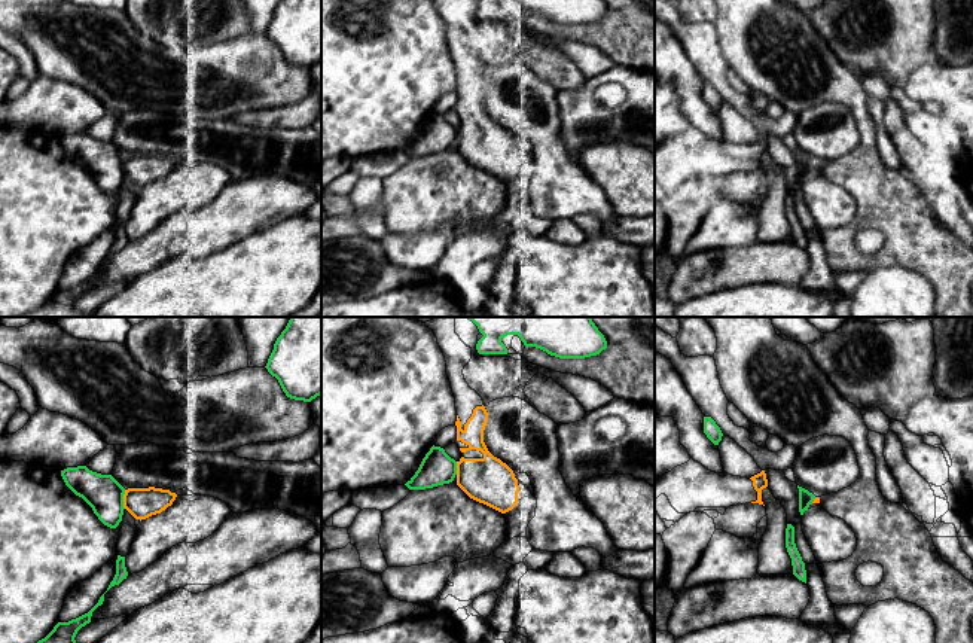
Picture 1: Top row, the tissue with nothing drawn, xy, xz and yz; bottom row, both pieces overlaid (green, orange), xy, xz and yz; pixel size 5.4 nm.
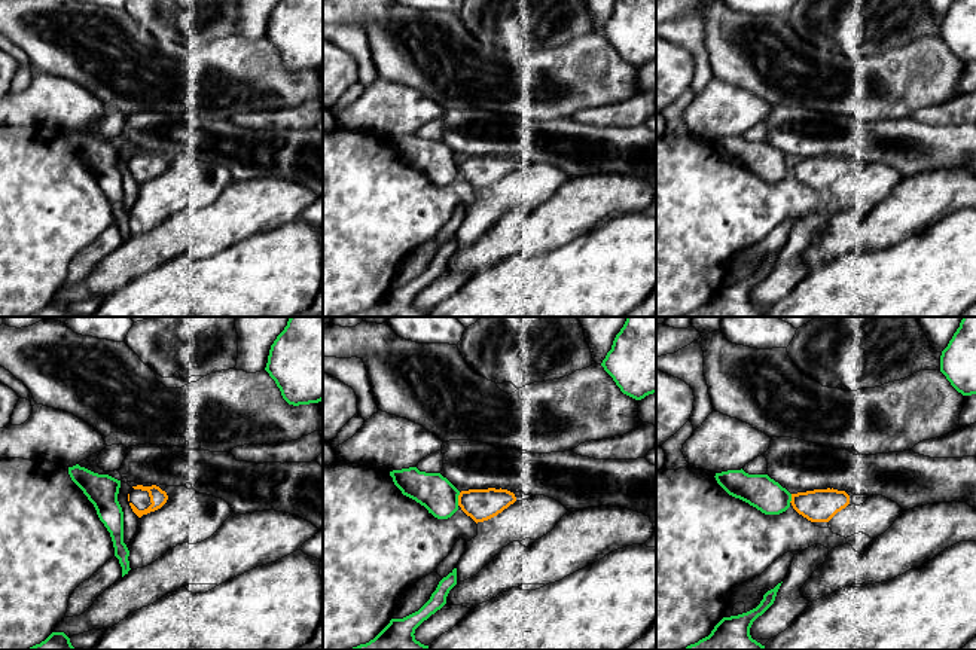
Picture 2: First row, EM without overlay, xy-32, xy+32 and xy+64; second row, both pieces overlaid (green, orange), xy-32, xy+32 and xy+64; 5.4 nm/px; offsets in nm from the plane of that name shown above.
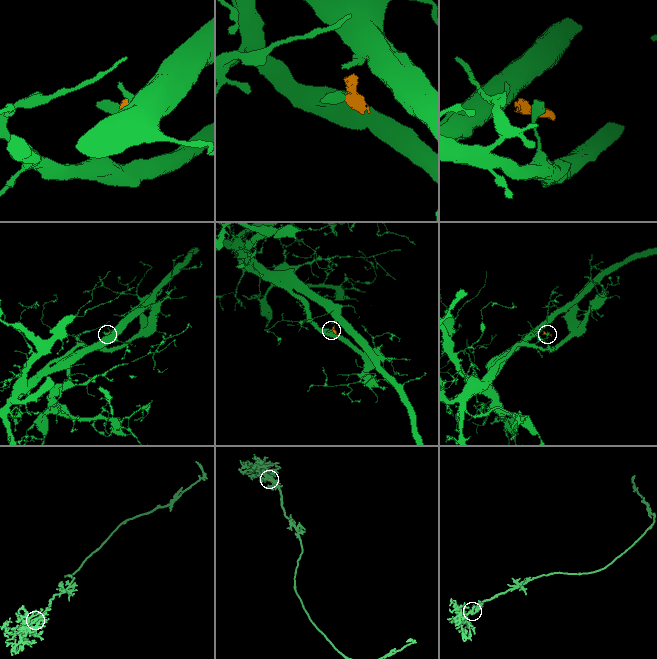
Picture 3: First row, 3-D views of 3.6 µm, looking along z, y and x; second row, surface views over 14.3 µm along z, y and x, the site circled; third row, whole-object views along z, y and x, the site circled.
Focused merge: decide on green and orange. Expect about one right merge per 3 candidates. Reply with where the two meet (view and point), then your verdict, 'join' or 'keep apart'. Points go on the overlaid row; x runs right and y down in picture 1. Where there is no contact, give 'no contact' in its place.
xy (122, 499) | keep apart

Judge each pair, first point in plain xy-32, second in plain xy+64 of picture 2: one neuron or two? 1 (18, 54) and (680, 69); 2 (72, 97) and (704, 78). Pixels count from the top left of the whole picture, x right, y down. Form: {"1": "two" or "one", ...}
{"1": "two", "2": "two"}

